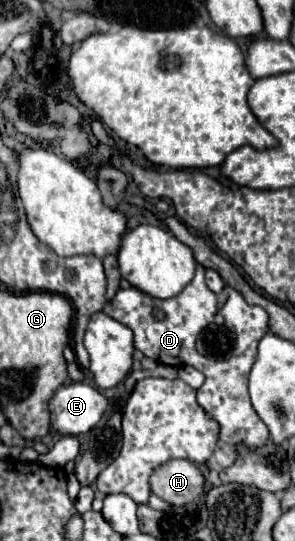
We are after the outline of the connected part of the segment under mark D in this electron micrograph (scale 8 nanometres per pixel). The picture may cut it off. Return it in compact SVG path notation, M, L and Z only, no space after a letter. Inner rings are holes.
M197 264L193 280L177 296L169 300L159 300L139 292L137 288L127 288L127 290L119 290L117 296L105 304L103 312L133 330L135 348L141 350L147 358L153 358L155 362L169 364L169 366L187 364L205 374L205 384L197 390L197 402L219 424L219 440L211 458L205 462L207 470L219 472L231 466L235 462L235 446L239 442L243 442L249 448L257 448L269 440L269 430L253 410L247 392L247 378L253 360L257 356L257 342L261 340L263 334L269 332L267 326L269 316L263 308L249 306L243 300L243 296L229 286L225 286L221 294L213 294L205 284L205 268ZM153 310L161 310L163 318L157 318ZM211 322L223 324L235 334L233 358L227 362L209 360L201 356L195 348L195 340L199 332Z

